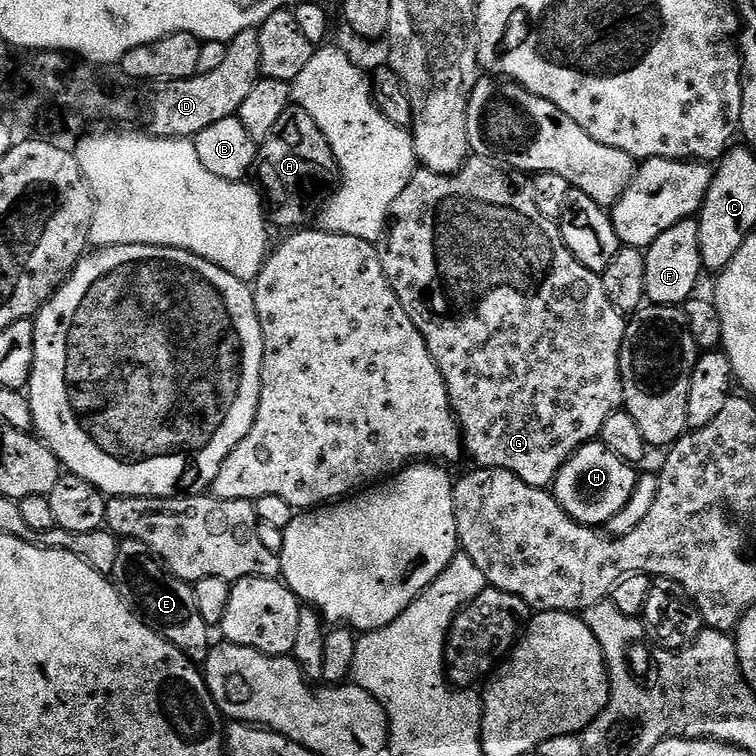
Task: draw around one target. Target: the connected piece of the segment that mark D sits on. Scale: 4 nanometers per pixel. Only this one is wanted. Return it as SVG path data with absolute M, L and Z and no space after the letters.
M255 28L246 30L238 34L238 38L227 41L227 45L226 58L222 58L222 63L215 70L185 80L170 80L161 87L164 89L157 94L152 104L151 135L161 138L195 138L202 130L206 130L206 126L214 126L214 122L222 122L222 118L230 118L239 113L242 102L246 102L250 90L254 90L257 80L261 79L258 31Z

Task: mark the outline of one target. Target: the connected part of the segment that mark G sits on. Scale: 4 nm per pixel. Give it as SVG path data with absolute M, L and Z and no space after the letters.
M473 155L454 174L443 176L420 168L410 178L406 190L394 198L394 206L388 211L388 227L379 249L382 270L410 322L422 334L429 354L434 358L444 379L452 412L460 426L462 448L472 455L472 464L482 468L501 468L514 474L535 488L547 489L569 458L583 444L591 444L606 426L610 414L621 411L624 395L620 377L620 351L624 337L625 317L606 298L604 287L597 273L586 270L570 254L562 242L559 231L549 226L536 209L536 203L527 191L512 185L513 177L501 165Z

